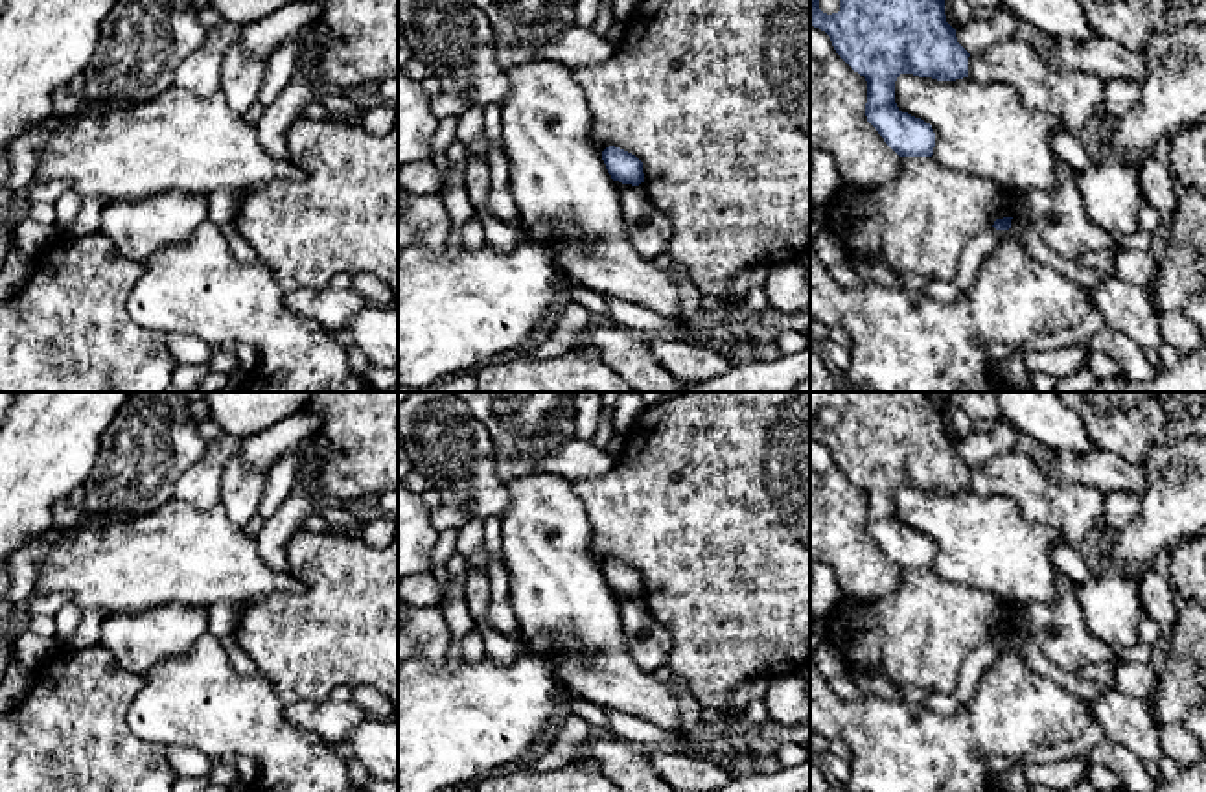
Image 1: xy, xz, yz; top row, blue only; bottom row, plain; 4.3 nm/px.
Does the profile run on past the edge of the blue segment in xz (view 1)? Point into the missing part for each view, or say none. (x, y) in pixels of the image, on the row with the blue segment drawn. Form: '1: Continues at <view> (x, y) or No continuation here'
1: No continuation here

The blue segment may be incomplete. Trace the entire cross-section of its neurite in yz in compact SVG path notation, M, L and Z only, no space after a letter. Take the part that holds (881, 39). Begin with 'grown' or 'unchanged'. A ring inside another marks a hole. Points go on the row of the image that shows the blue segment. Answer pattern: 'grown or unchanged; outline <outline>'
unchanged; outline M810 0L810 26L825 31L836 53L867 81L867 122L899 157L932 157L935 133L930 123L902 112L895 103L900 74L956 81L968 77L970 53L946 22L945 0L840 0L840 11L827 15Z

